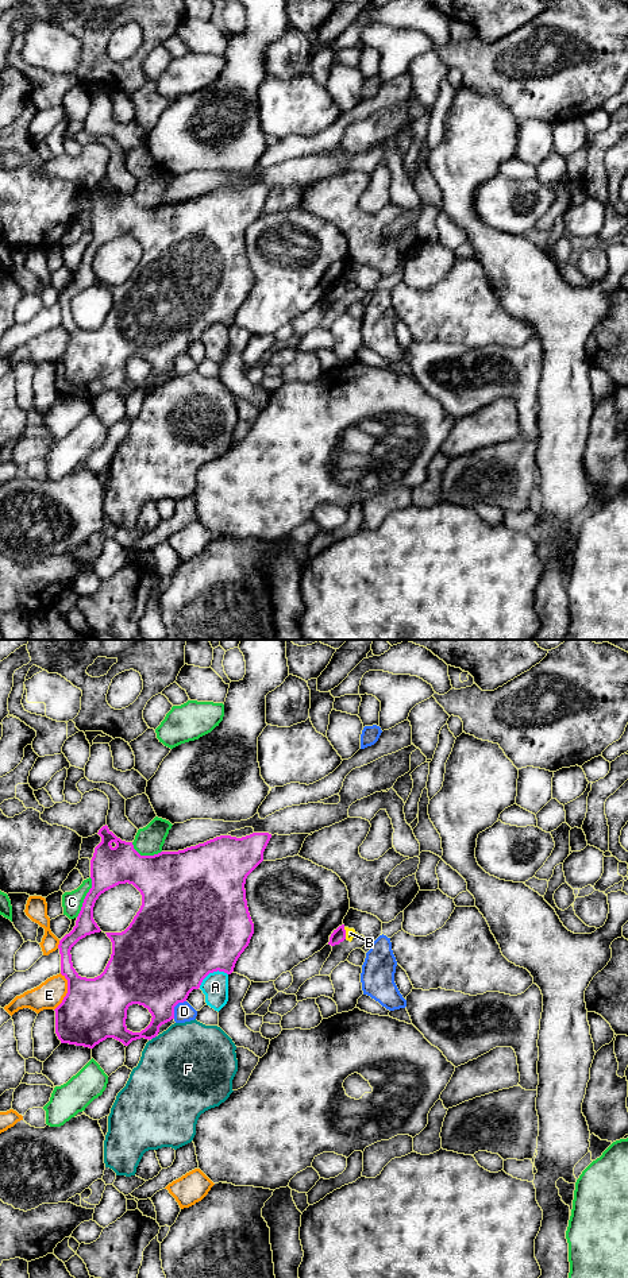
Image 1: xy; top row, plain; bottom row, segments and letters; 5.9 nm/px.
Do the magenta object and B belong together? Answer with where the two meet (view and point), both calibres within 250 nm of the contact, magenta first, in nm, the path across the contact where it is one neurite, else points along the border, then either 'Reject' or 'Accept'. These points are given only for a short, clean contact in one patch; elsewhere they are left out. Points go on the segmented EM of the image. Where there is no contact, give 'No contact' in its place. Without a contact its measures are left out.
Touches magenta at xy (345, 933). Thickness 80 nm (magenta) against 60 nm. Boundary: xy (343, 927), (346, 938). Reject

